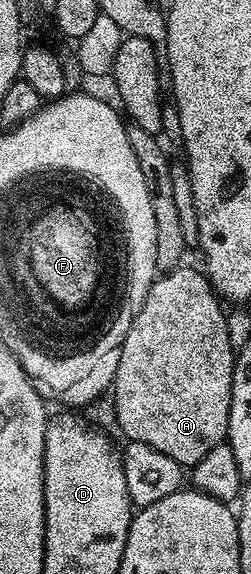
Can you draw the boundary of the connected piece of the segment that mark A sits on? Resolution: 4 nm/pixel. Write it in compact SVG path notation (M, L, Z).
M182 266L154 280L139 314L131 322L127 338L123 338L113 368L113 416L126 441L155 446L155 450L175 458L182 466L197 464L214 446L226 443L235 350L225 321L227 312L221 307L222 301L204 271Z

